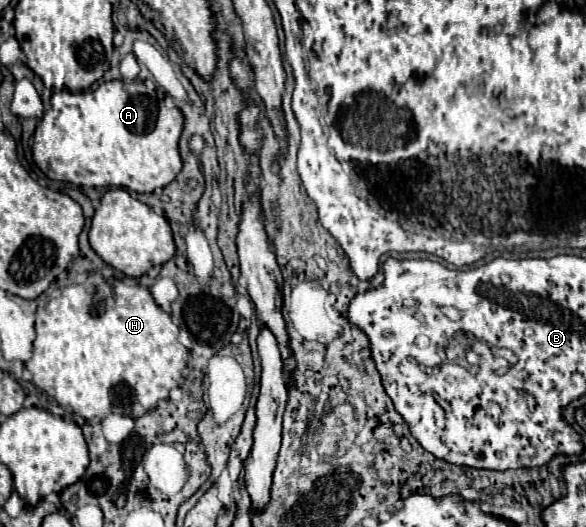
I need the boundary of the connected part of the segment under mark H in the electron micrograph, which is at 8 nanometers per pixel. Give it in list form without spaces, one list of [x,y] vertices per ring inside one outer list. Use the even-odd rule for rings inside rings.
[[[90,275],[86,283],[82,285],[70,285],[62,291],[60,297],[50,299],[50,303],[44,307],[44,313],[36,319],[36,339],[34,339],[34,355],[30,359],[30,373],[32,373],[32,383],[40,389],[46,391],[48,397],[56,399],[56,403],[60,407],[70,407],[74,413],[86,417],[86,419],[102,419],[110,413],[120,413],[126,415],[130,419],[138,419],[144,413],[148,413],[150,409],[154,409],[158,405],[158,401],[168,399],[170,389],[180,387],[182,383],[182,373],[186,369],[186,361],[188,361],[188,349],[178,341],[178,325],[172,321],[172,317],[168,313],[164,313],[156,303],[152,293],[146,287],[140,285],[124,285],[120,281],[116,283],[108,283],[104,277],[100,275]]]

